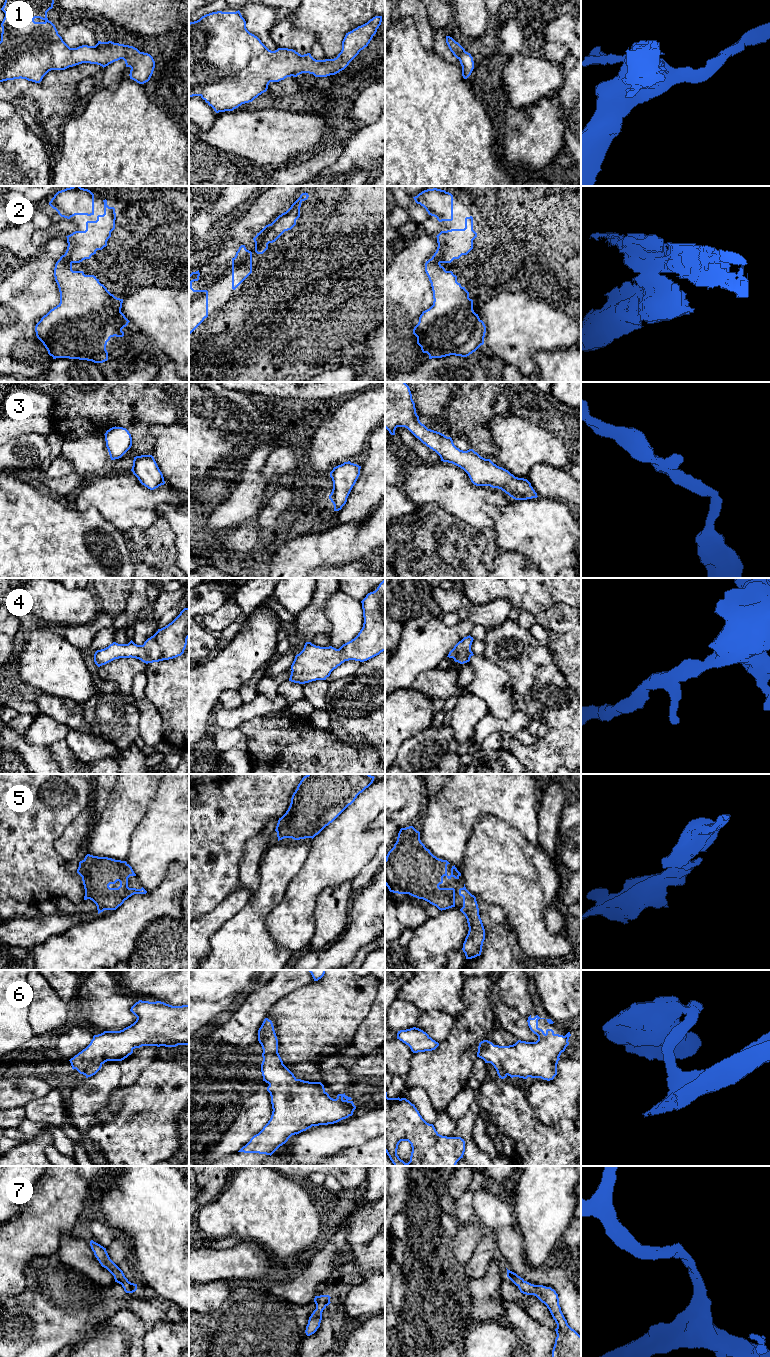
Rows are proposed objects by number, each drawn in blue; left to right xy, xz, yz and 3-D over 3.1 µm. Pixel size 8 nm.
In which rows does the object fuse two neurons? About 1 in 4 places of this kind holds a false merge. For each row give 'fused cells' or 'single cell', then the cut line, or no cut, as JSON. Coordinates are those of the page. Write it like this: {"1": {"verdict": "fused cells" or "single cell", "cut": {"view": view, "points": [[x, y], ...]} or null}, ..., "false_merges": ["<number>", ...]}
{"1": {"verdict": "single cell", "cut": null}, "2": {"verdict": "fused cells", "cut": {"view": "xz", "points": [[270, 224], [267, 231], [259, 239], [254, 240]]}}, "3": {"verdict": "single cell", "cut": null}, "4": {"verdict": "single cell", "cut": null}, "5": {"verdict": "single cell", "cut": null}, "6": {"verdict": "single cell", "cut": null}, "7": {"verdict": "single cell", "cut": null}, "false_merges": ["2"]}

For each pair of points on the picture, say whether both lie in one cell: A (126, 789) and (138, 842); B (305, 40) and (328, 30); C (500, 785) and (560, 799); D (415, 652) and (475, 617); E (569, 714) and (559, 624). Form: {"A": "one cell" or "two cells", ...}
{"A": "one cell", "B": "two cells", "C": "two cells", "D": "one cell", "E": "two cells"}

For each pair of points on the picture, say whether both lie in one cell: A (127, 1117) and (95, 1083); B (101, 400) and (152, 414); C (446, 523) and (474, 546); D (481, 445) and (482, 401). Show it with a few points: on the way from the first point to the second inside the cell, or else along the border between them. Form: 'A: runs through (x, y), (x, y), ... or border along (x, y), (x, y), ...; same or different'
A: border along (120, 1085), (98, 1119); different
B: runs through (114, 398), (136, 398), (139, 401); same
C: runs through (453, 530), (467, 544); same
D: runs through (479, 434), (479, 412); same

